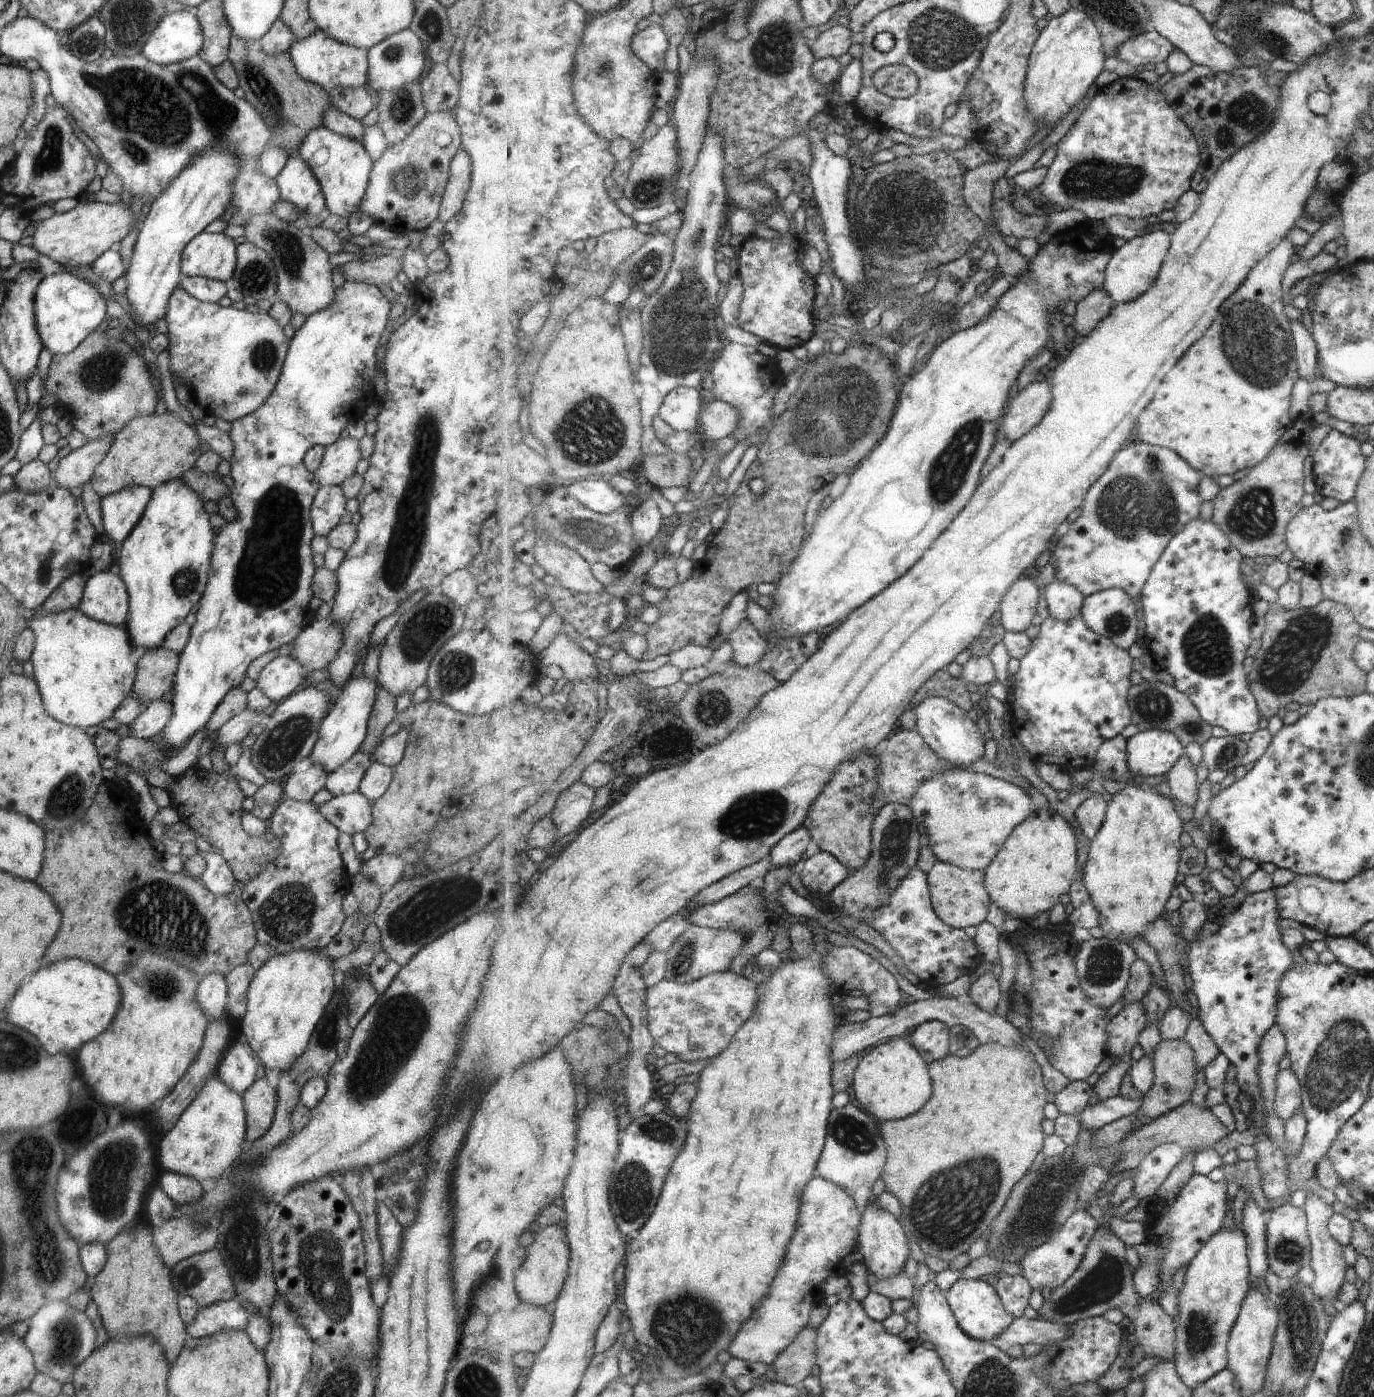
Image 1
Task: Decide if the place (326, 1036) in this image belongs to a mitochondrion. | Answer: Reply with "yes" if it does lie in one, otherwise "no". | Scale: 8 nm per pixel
yes

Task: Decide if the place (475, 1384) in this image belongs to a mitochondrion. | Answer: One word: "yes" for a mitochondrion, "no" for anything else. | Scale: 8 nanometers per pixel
yes

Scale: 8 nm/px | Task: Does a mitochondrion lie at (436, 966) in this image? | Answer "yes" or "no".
no

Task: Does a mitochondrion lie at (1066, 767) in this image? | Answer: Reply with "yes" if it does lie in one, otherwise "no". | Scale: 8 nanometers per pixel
no

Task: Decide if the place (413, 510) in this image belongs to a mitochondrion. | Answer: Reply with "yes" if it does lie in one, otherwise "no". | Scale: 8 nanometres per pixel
yes

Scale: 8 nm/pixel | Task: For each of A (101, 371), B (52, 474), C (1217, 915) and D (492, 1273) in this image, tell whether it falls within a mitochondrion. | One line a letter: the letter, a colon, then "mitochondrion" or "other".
A: mitochondrion
B: other
C: other
D: other

